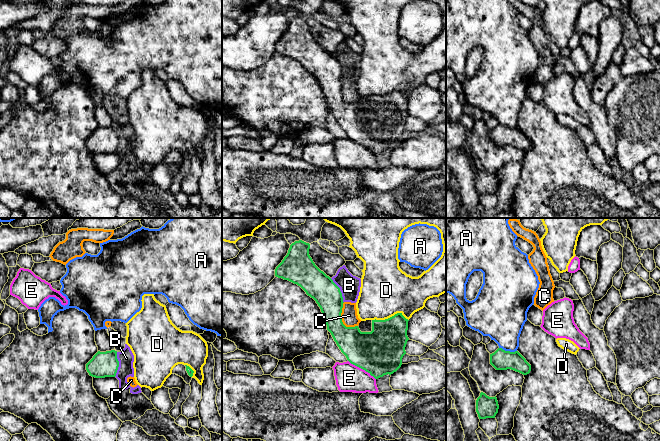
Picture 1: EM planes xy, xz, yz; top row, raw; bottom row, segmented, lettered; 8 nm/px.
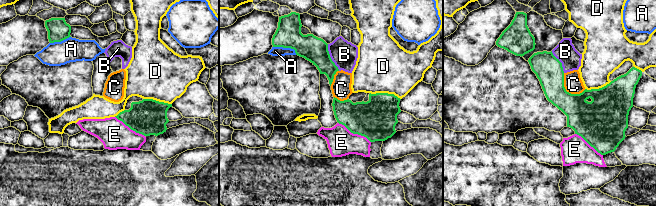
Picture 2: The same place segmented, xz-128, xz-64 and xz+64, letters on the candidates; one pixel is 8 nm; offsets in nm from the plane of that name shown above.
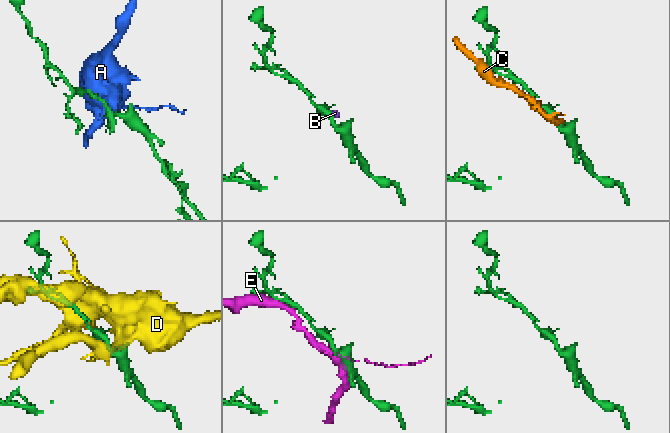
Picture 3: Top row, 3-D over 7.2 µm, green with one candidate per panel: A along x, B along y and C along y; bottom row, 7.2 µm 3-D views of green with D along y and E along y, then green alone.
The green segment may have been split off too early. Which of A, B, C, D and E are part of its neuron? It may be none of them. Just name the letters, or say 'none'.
none

